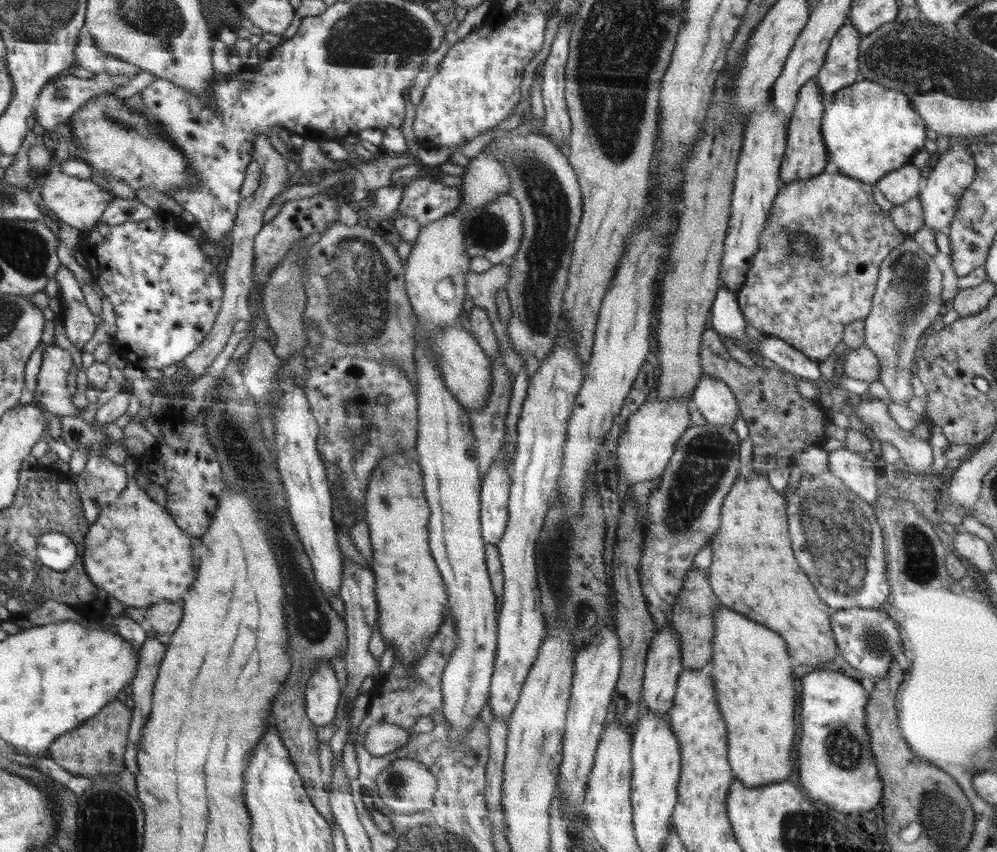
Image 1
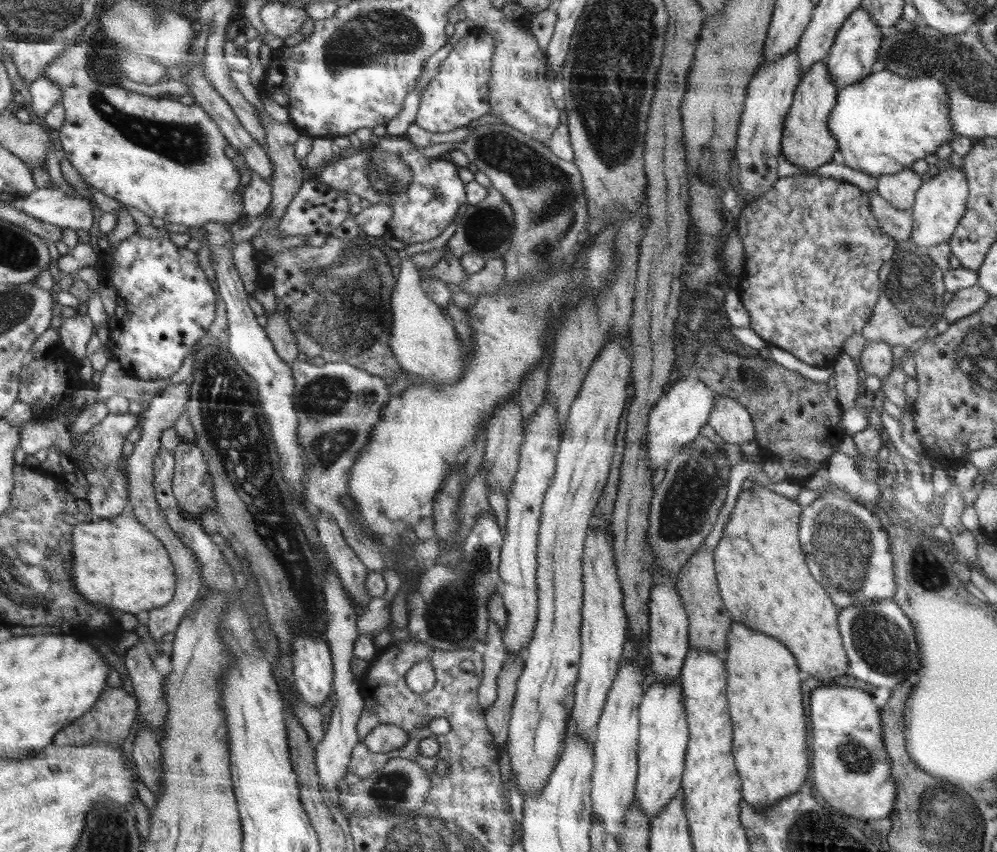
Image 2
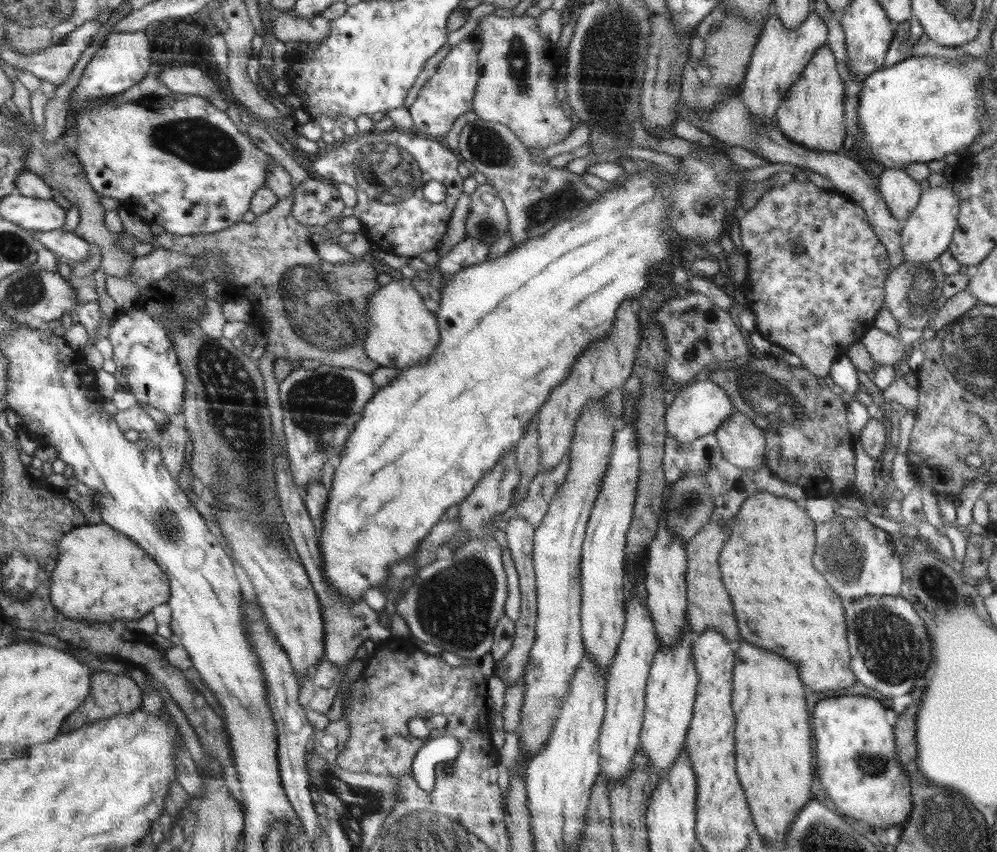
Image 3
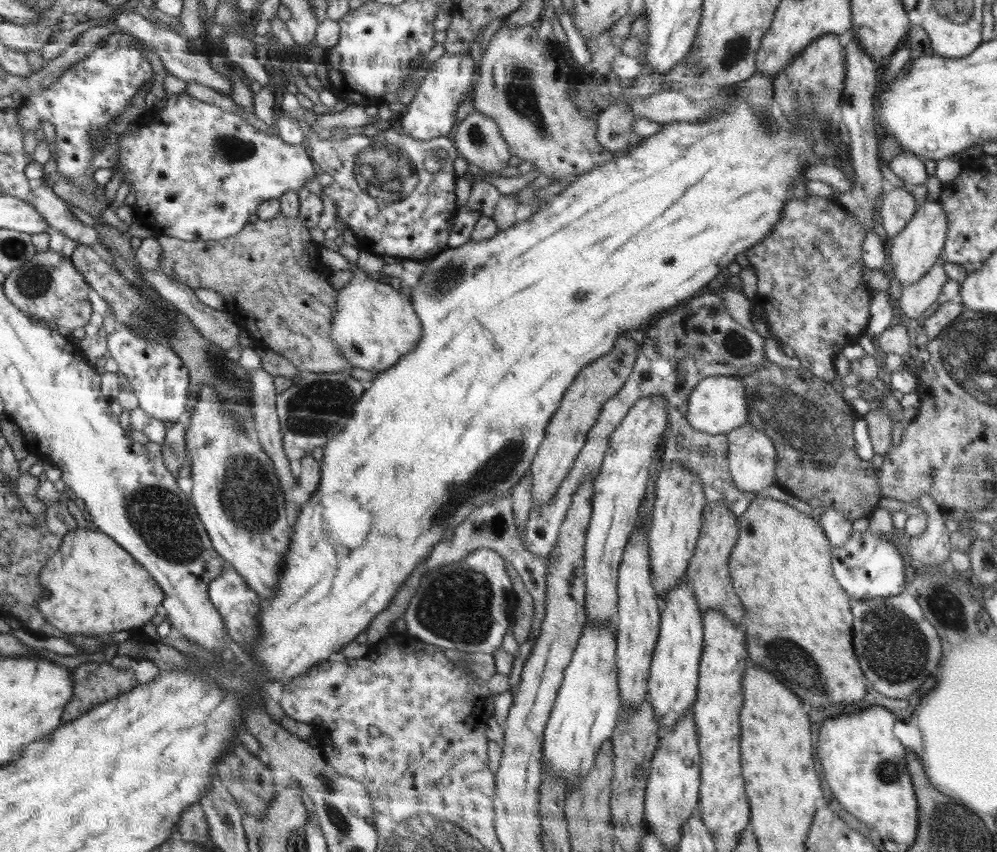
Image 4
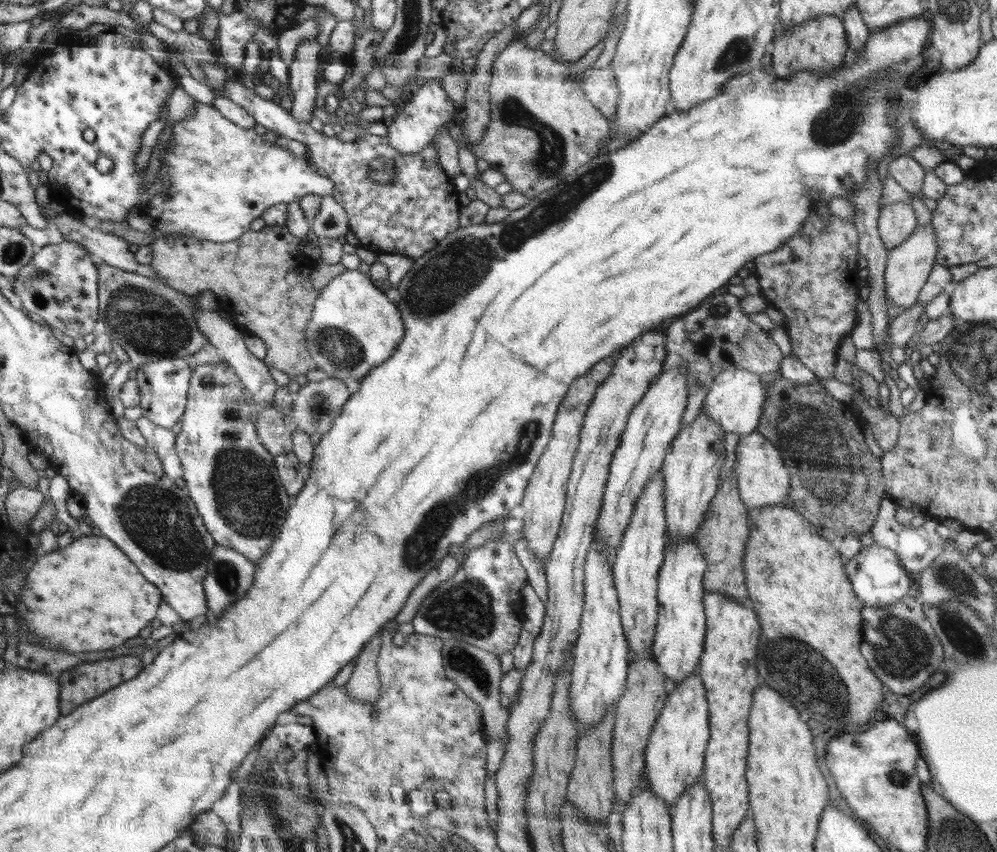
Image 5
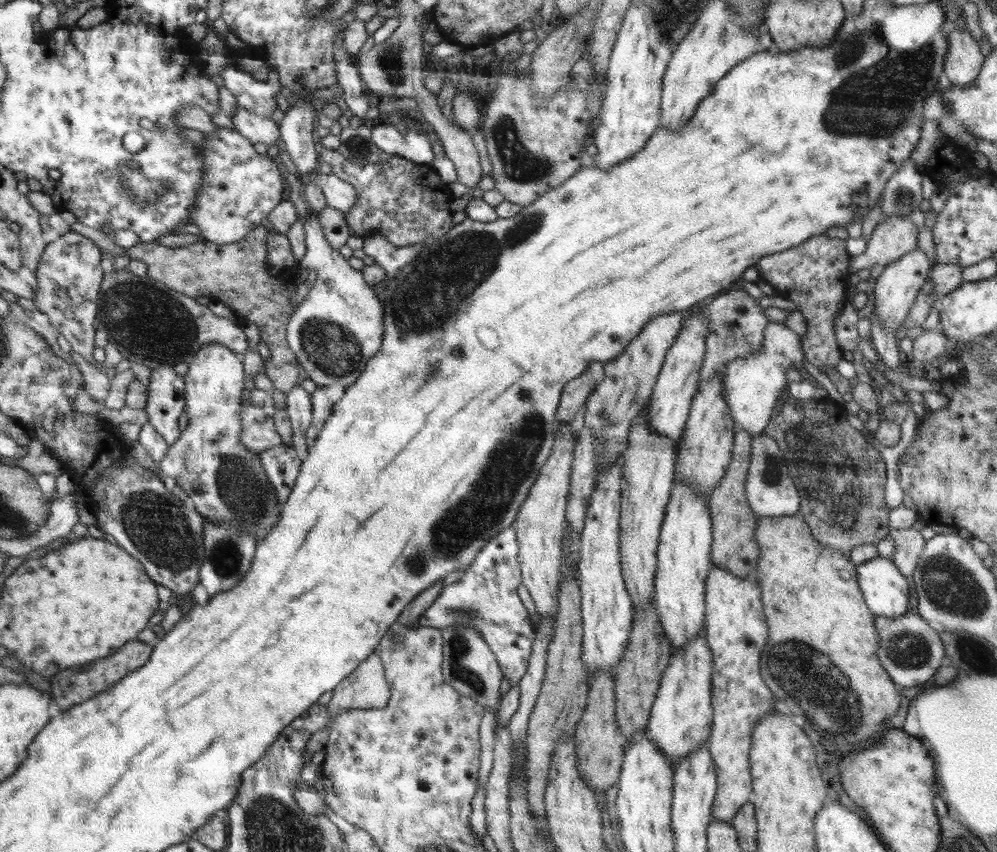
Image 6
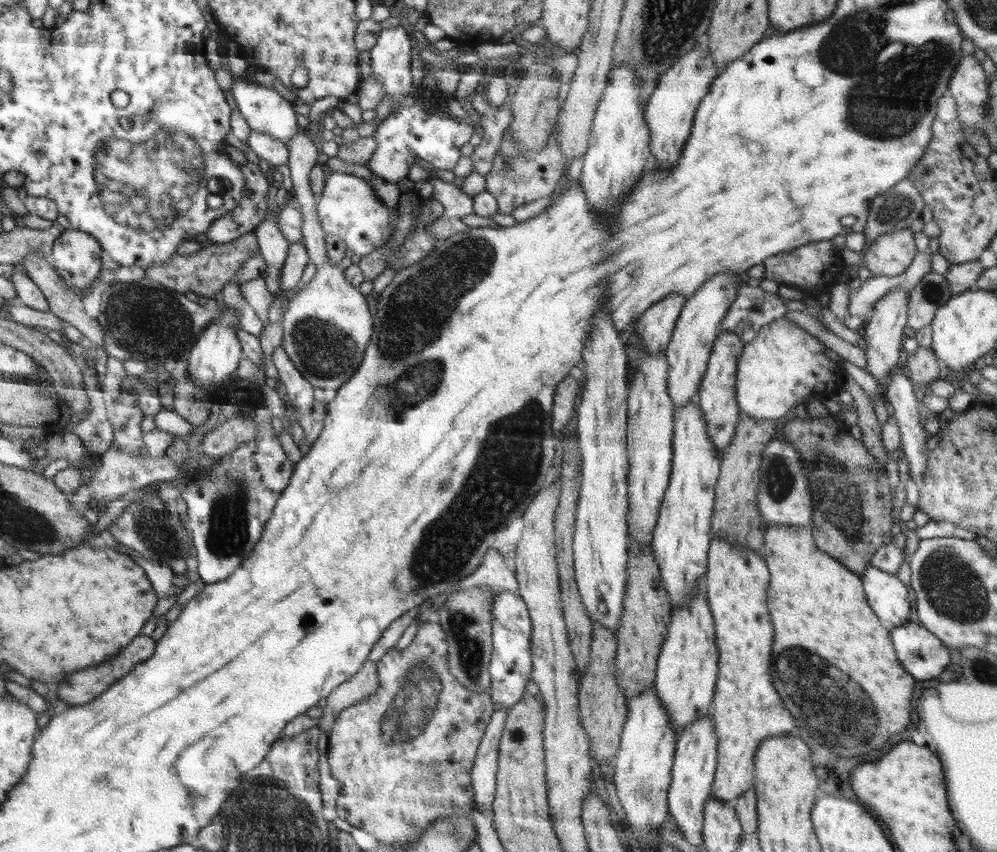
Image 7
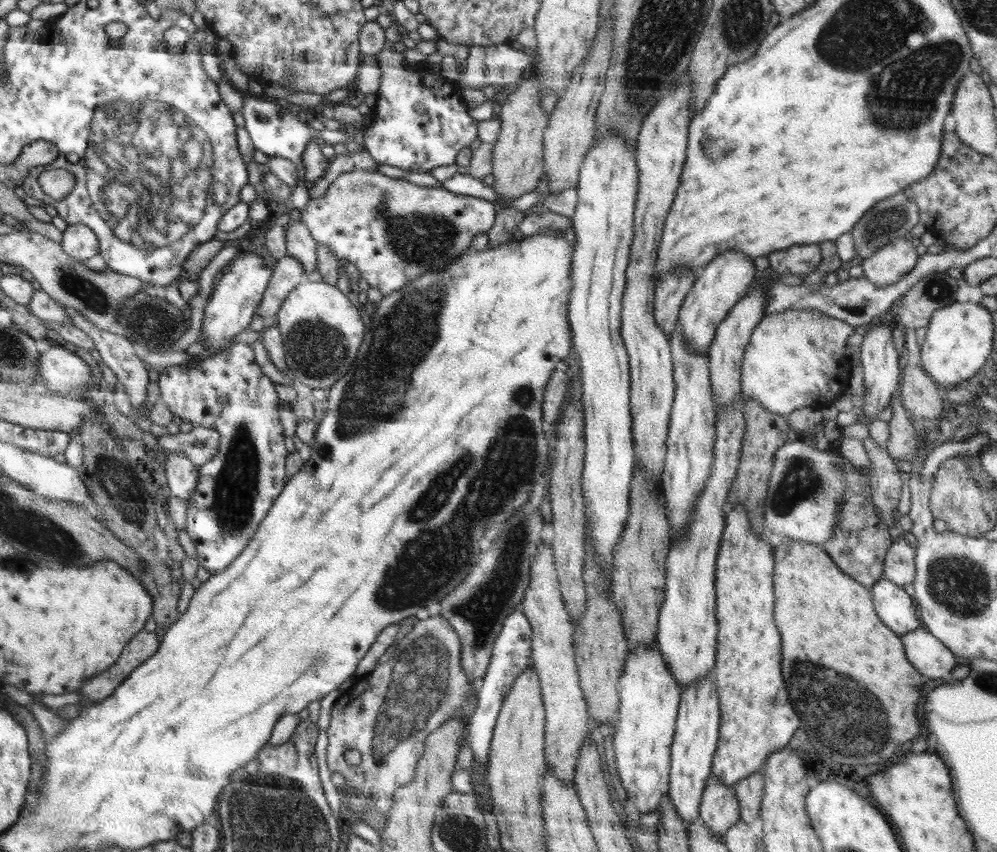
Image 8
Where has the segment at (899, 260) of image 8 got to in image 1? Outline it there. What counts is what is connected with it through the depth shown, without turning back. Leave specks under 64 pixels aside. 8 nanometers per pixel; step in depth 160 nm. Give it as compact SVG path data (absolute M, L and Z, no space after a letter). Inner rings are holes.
M908 163L895 171L889 172L876 182L882 196L893 205L904 204L915 197L922 189L923 179L919 168Z

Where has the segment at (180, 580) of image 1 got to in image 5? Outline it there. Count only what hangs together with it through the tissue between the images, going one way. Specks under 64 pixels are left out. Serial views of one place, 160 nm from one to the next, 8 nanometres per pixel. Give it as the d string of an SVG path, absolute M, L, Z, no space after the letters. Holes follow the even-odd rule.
M104 535L75 538L68 546L39 556L34 563L29 563L25 573L24 589L17 600L18 612L12 615L19 620L20 630L34 632L42 640L42 646L52 650L60 648L78 654L122 647L124 640L134 639L158 612L159 588L139 572L127 553Z

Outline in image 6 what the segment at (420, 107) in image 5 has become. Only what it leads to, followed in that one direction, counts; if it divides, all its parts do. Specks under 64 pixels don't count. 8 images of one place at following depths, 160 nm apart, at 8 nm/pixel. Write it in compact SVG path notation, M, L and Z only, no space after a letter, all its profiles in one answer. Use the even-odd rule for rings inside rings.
M380 120L373 123L371 137L376 148L390 155L400 155L418 164L434 161L427 132L420 128L420 124L408 128L406 134L402 134L394 126Z

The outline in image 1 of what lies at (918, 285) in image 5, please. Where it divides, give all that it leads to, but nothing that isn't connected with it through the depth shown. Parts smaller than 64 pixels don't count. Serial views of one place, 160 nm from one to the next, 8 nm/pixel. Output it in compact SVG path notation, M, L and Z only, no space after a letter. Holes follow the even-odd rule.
M952 138L952 146L942 154L938 163L931 169L928 178L923 180L922 189L919 192L923 206L922 212L924 212L923 225L930 228L934 234L945 227L951 227L952 220L955 220L960 197L975 177L976 165L972 152L964 148L958 141L960 141L959 138Z

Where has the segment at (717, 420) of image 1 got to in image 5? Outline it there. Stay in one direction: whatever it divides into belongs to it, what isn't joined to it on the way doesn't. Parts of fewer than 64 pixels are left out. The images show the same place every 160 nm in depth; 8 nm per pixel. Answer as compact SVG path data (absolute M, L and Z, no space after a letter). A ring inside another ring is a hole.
M758 431L739 435L735 448L735 471L739 497L751 507L784 504L790 490L790 475L784 466L781 452Z

